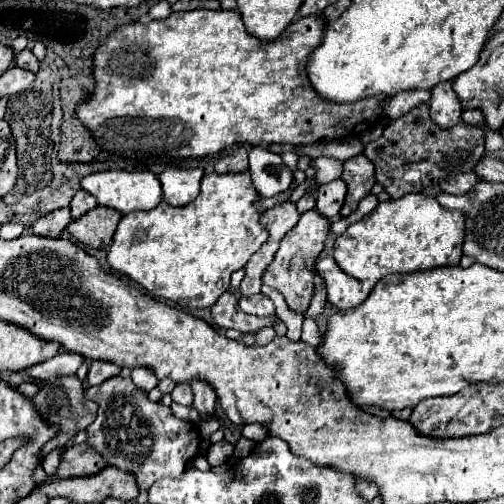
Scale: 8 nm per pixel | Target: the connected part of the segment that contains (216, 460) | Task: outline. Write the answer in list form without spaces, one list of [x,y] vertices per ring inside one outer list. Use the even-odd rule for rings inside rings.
[[[219,441],[219,443],[215,443],[215,445],[209,447],[209,451],[207,451],[205,457],[207,457],[207,461],[213,467],[221,467],[221,465],[227,463],[227,459],[231,457],[231,453],[233,453],[233,445],[229,445],[227,441]]]

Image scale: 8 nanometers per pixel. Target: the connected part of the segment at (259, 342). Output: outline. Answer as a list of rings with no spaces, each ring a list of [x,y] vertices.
[[[263,327],[263,329],[259,329],[259,331],[245,333],[245,335],[243,335],[243,341],[245,341],[249,347],[263,347],[263,345],[271,343],[273,337],[275,337],[273,327]]]

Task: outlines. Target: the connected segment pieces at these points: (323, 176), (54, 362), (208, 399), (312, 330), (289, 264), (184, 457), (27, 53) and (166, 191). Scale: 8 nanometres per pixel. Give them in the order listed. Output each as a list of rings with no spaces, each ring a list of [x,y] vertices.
[[[317,157],[311,159],[311,167],[315,169],[315,181],[321,183],[329,183],[333,179],[339,179],[341,171],[343,171],[343,163],[335,161],[335,159],[327,159],[327,157]]]
[[[59,353],[53,359],[43,361],[41,365],[35,365],[29,369],[29,375],[35,379],[51,379],[51,377],[61,377],[61,375],[75,375],[77,369],[81,367],[83,357],[79,353]]]
[[[191,381],[191,387],[193,387],[193,393],[195,393],[193,407],[195,407],[201,415],[213,415],[213,411],[215,411],[215,401],[217,401],[215,391],[213,391],[207,383],[203,383],[203,381]]]
[[[305,319],[305,321],[303,321],[303,335],[301,335],[301,339],[303,339],[305,343],[313,345],[313,347],[319,345],[321,333],[319,333],[319,329],[317,329],[317,325],[315,325],[313,319]]]
[[[317,209],[303,213],[299,217],[295,229],[291,229],[287,233],[287,237],[283,237],[279,251],[275,253],[273,263],[267,267],[267,271],[263,275],[263,283],[281,291],[287,305],[293,311],[303,313],[303,311],[307,311],[307,307],[311,303],[311,297],[313,297],[313,265],[315,265],[317,255],[321,253],[321,249],[325,245],[327,233],[329,233],[329,219],[327,217],[317,213]]]
[[[111,377],[101,385],[89,387],[85,399],[99,405],[97,419],[85,429],[85,443],[91,445],[109,467],[131,473],[139,485],[139,493],[147,493],[155,481],[183,477],[187,461],[191,461],[199,451],[201,437],[197,427],[177,419],[171,413],[171,407],[149,401],[147,393],[137,389],[131,379]]]
[[[23,49],[21,53],[15,55],[15,65],[23,67],[23,69],[31,69],[31,71],[39,71],[39,59],[31,53],[31,49]]]
[[[167,169],[159,175],[163,185],[163,199],[173,207],[183,207],[199,195],[203,169]]]

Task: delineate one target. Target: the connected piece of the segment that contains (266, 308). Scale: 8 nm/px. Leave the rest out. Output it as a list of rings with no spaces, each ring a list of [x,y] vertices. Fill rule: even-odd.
[[[257,293],[257,295],[251,295],[251,297],[241,297],[239,299],[239,307],[241,307],[241,311],[257,315],[257,317],[275,315],[273,301],[267,295],[263,295],[263,293]]]

